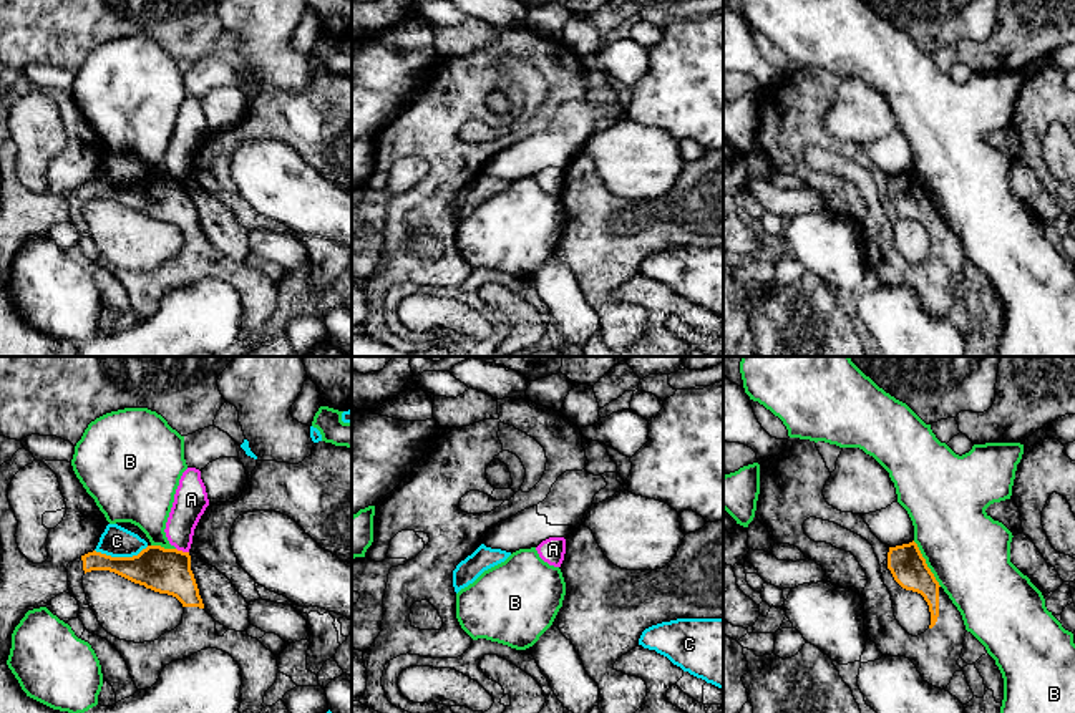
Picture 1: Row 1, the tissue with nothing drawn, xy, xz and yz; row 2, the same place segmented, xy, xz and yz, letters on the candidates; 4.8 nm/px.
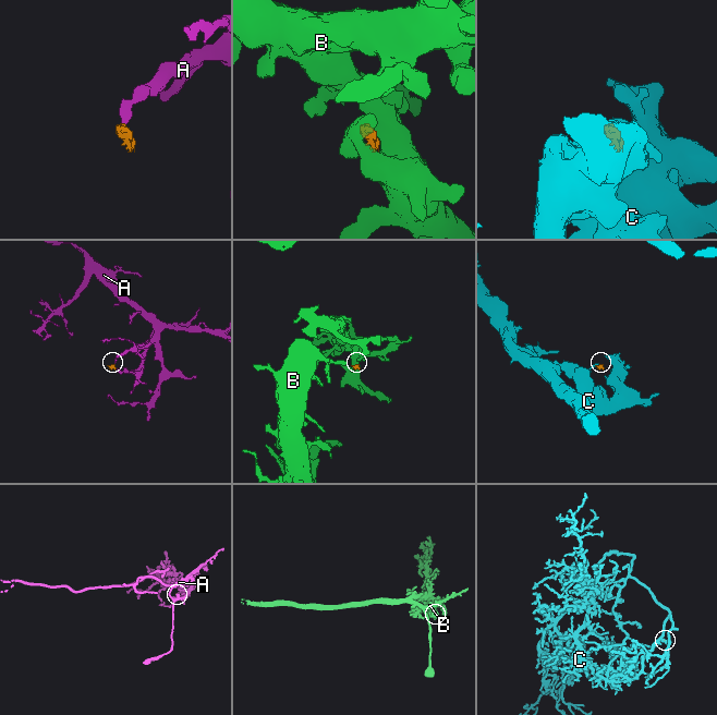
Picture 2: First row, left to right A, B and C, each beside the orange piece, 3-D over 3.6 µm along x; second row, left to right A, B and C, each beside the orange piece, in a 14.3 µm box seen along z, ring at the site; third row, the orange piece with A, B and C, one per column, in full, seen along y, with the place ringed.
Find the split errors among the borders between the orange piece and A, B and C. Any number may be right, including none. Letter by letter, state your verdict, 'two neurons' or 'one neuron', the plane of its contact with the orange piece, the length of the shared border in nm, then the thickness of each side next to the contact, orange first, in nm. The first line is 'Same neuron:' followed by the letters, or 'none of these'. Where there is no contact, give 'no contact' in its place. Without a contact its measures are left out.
Same neuron: none of these
A: two neurons; contact in xy; length 70 nm; calibres 220 and 160 nm
B: two neurons; contact in yz; length 260 nm; calibres 170 and 400 nm
C: two neurons; contact in xy; length 260 nm; calibres 220 and 150 nm

